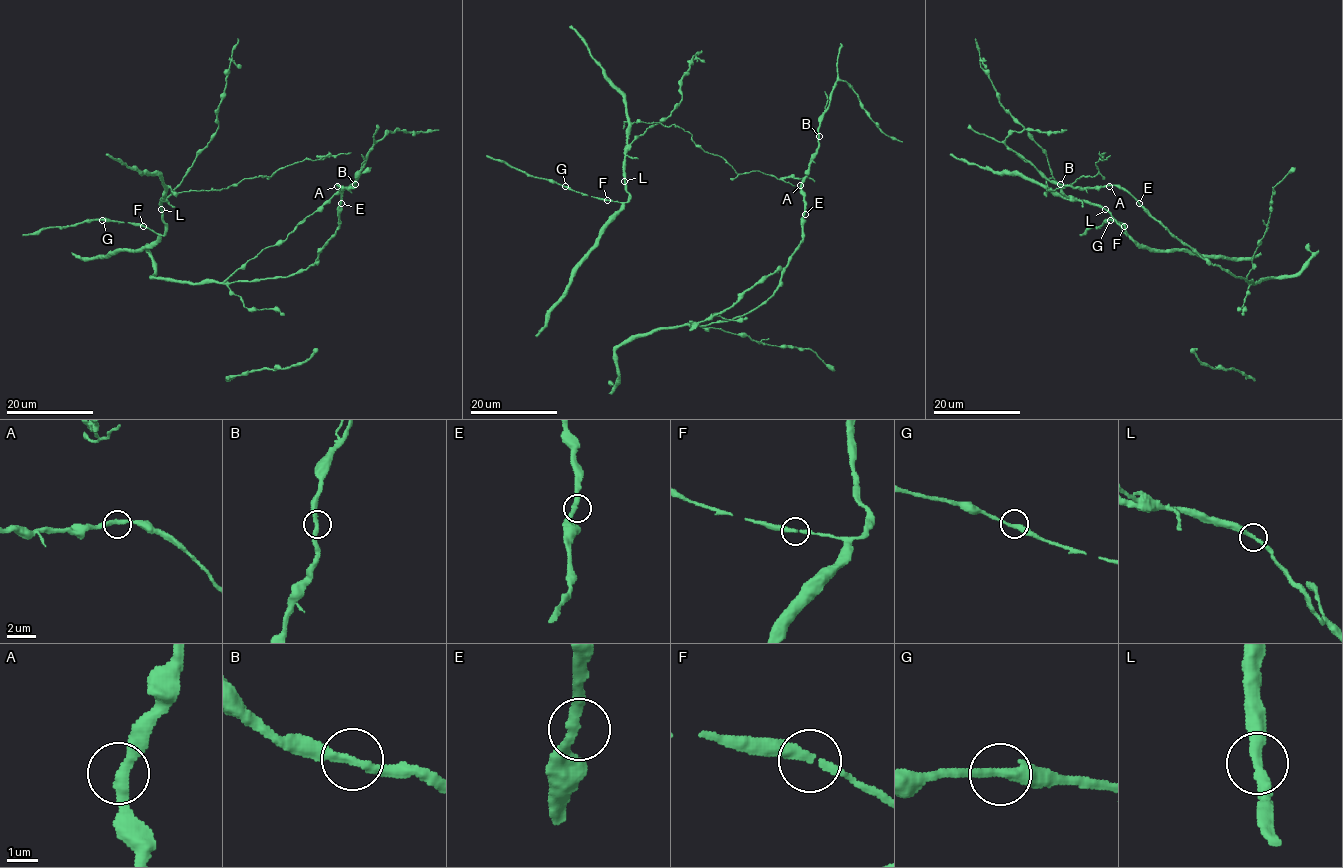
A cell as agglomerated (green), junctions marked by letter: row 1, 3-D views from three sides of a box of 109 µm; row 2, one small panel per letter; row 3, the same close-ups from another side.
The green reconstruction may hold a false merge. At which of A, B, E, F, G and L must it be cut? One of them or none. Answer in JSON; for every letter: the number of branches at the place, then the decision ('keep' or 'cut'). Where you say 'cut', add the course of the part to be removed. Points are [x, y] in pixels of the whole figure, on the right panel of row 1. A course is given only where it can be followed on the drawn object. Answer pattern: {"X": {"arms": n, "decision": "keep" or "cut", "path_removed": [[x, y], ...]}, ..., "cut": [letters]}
{"A": {"arms": 2, "decision": "keep"}, "B": {"arms": 2, "decision": "keep"}, "E": {"arms": 2, "decision": "keep"}, "F": {"arms": 2, "decision": "keep"}, "G": {"arms": 2, "decision": "keep"}, "L": {"arms": 2, "decision": "keep"}, "cut": []}

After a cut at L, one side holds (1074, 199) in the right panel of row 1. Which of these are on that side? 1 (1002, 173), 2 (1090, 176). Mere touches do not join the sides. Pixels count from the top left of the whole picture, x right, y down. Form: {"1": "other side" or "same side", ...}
{"1": "same side", "2": "same side"}

